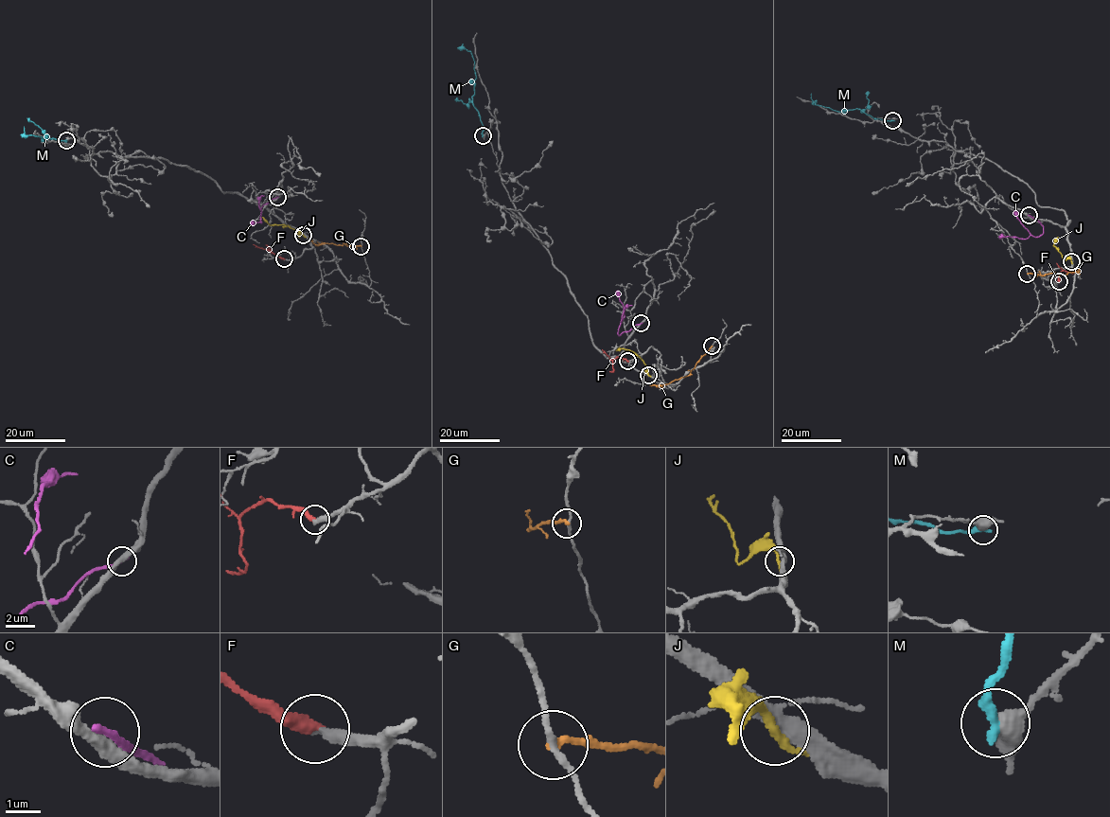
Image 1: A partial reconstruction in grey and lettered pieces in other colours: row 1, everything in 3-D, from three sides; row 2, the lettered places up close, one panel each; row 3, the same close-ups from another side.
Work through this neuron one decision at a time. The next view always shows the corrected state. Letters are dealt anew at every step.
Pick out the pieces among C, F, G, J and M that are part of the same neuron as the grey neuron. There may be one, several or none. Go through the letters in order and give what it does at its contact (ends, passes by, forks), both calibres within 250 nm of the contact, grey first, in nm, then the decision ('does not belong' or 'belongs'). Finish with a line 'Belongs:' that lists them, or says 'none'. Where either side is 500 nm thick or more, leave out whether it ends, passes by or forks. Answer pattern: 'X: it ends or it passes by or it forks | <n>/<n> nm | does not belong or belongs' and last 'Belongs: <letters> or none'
C: it ends | 360/220 nm | does not belong
F: it ends | 380/400 nm | belongs
G: it ends | 180/190 nm | does not belong
J: it ends | 320/300 nm | does not belong
M: 500/360 nm | does not belong
Belongs: F

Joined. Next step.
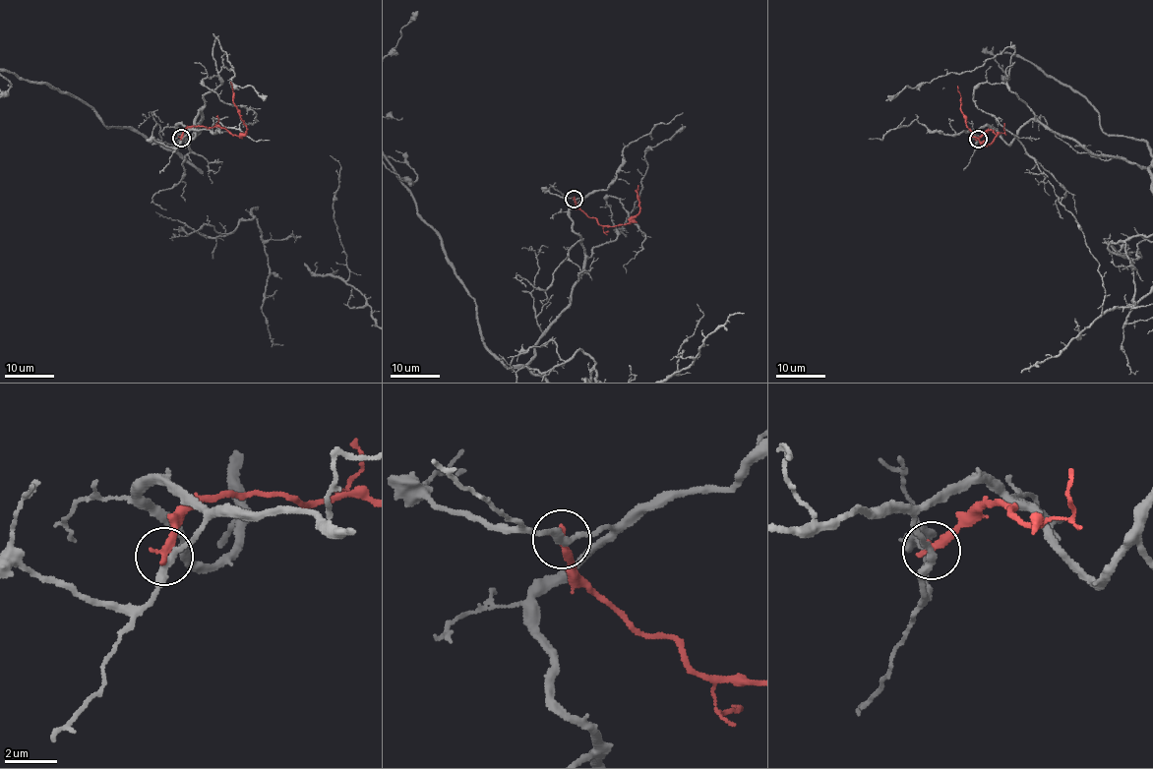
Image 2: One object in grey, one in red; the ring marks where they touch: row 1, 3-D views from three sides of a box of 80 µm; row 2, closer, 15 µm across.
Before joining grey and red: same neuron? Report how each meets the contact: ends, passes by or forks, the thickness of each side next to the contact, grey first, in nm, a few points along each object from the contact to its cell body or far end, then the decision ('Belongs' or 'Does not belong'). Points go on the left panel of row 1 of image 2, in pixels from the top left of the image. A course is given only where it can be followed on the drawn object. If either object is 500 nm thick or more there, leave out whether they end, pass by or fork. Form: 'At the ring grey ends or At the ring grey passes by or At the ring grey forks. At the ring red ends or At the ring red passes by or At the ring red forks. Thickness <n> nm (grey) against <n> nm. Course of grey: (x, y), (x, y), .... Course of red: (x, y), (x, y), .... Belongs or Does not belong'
At the ring grey passes by. At the ring red ends. Thickness 260 nm (grey) against 320 nm. Course of grey: (182, 138), (200, 110), (191, 139), (164, 147), (51, 86). Course of red: (180, 138), (188, 128), (199, 126), (224, 127), (242, 136), (246, 127), (234, 105), (230, 82). Does not belong

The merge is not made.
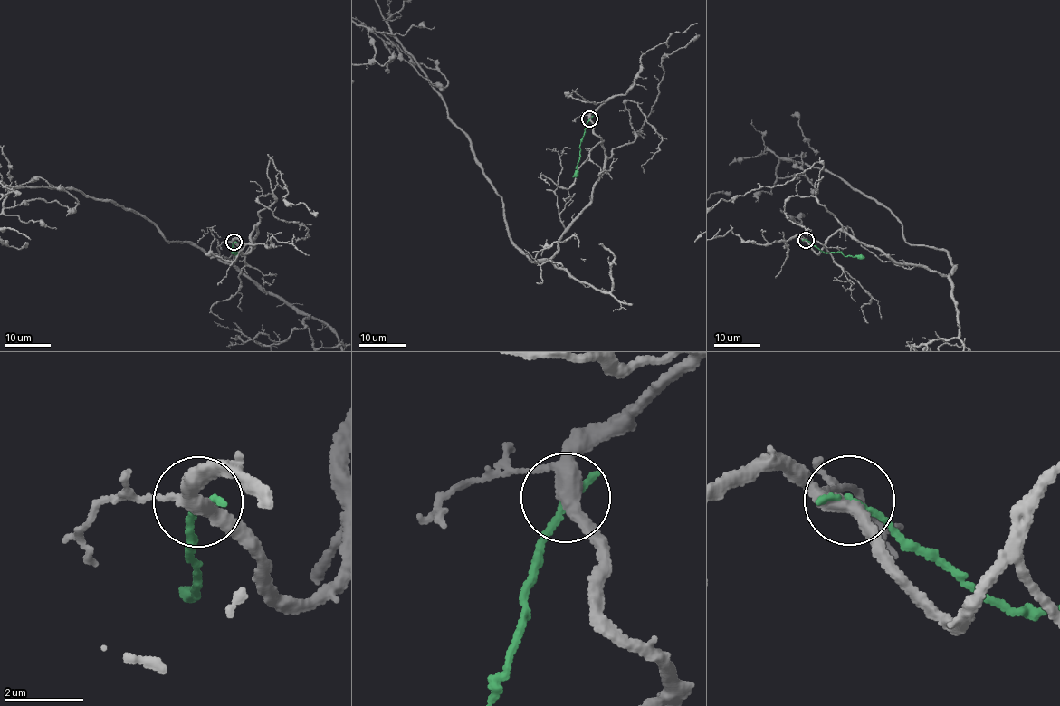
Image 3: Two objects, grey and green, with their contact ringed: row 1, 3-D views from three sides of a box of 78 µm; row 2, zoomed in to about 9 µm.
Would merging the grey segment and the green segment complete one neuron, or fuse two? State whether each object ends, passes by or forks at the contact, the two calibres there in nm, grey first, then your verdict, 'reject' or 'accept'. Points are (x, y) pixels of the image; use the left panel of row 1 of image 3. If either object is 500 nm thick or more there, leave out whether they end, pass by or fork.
grey forks | green ends | 320/170 nm | reject

